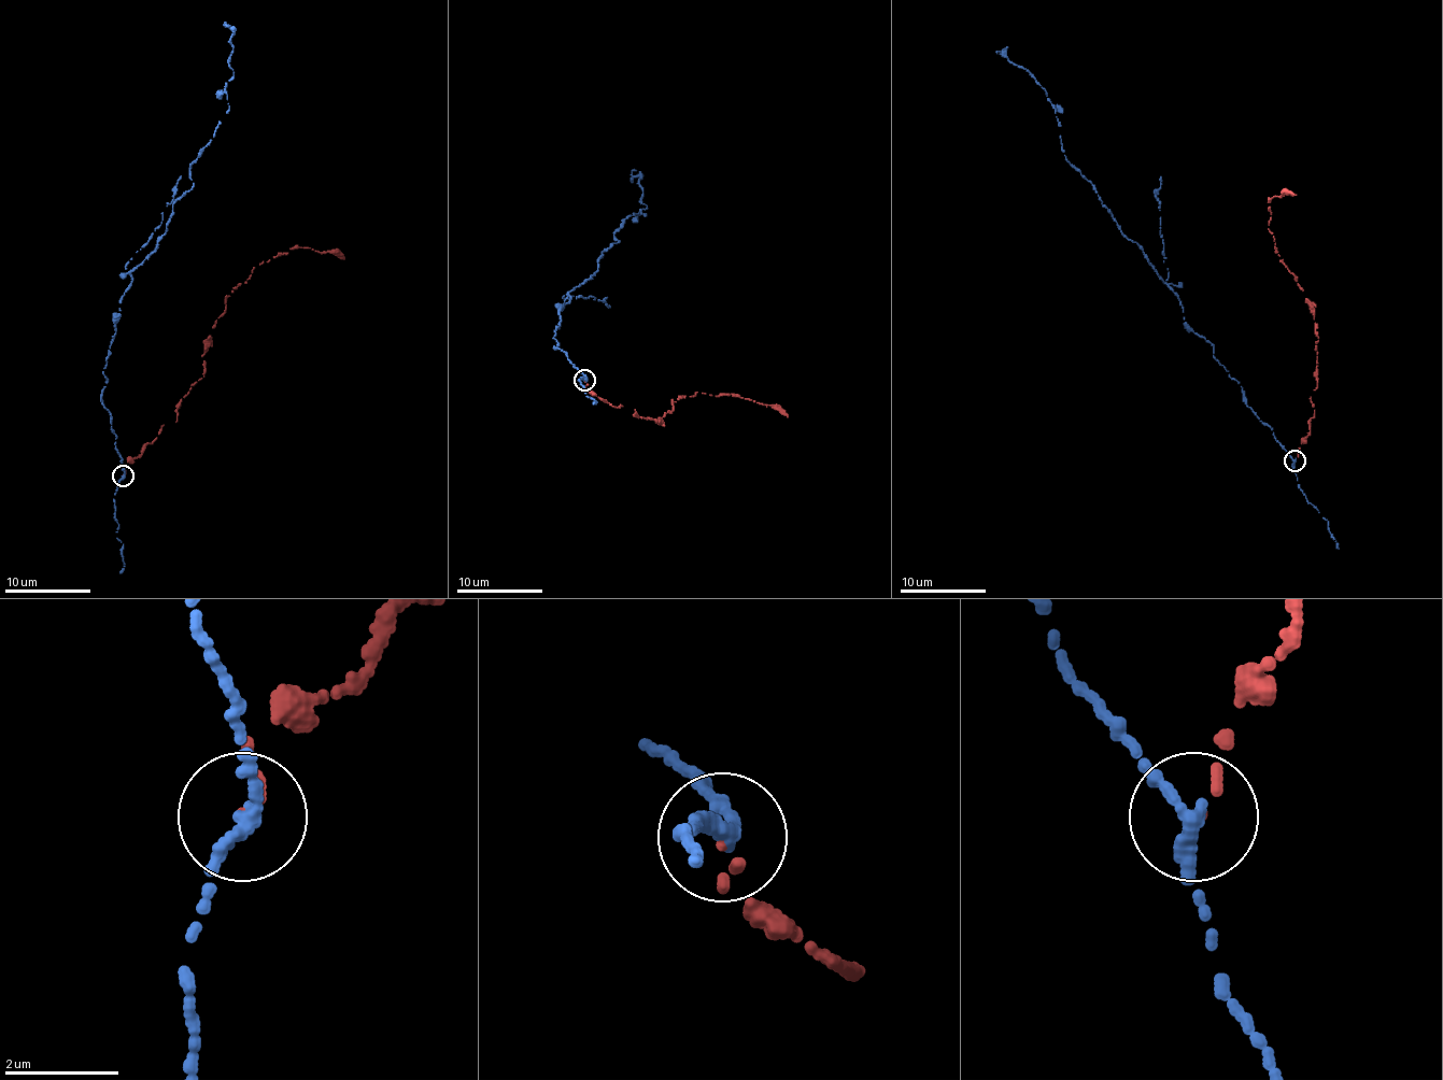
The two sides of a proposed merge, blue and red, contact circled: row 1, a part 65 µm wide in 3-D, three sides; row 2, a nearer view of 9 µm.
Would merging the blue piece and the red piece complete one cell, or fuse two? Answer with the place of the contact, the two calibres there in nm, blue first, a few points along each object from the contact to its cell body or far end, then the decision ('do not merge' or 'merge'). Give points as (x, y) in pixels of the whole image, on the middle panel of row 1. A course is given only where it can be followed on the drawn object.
place (584, 380); calibres 240 and 160 nm; course blue (585, 380), (553, 350), (559, 303), (598, 269), (631, 215), (646, 214), (636, 170); course red (585, 382), (612, 406), (655, 422), (697, 392), (774, 406), (787, 417); do not merge

